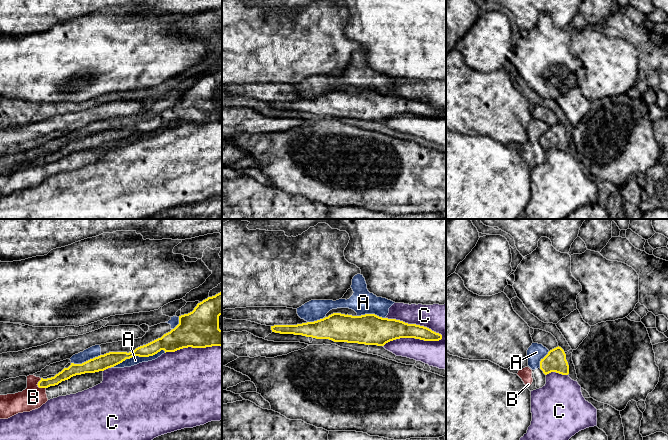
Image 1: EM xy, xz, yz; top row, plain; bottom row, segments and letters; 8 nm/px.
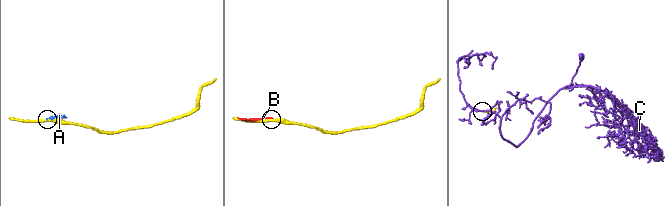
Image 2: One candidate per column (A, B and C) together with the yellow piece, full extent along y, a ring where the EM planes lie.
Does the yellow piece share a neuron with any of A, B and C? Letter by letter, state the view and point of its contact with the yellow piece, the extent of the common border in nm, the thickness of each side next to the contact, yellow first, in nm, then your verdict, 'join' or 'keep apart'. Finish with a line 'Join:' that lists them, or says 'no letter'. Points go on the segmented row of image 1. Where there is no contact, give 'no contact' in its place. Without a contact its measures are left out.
A: xy (137, 355) | 460 nm | 120/70 nm | keep apart
B: xy (38, 386) | 100 nm | 90/190 nm | keep apart
C: xz (413, 337) | 480 nm | 200/220 nm | keep apart
Join: no letter

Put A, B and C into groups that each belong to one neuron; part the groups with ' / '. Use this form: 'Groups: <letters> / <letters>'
Groups: A B / C

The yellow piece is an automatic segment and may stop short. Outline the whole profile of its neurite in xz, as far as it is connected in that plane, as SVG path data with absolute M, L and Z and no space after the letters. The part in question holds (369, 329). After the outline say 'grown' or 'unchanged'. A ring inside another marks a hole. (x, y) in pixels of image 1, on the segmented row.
M333 313L323 319L297 325L274 325L272 332L294 334L334 342L384 346L400 338L439 341L442 335L431 329L375 314L361 316Z | unchanged

